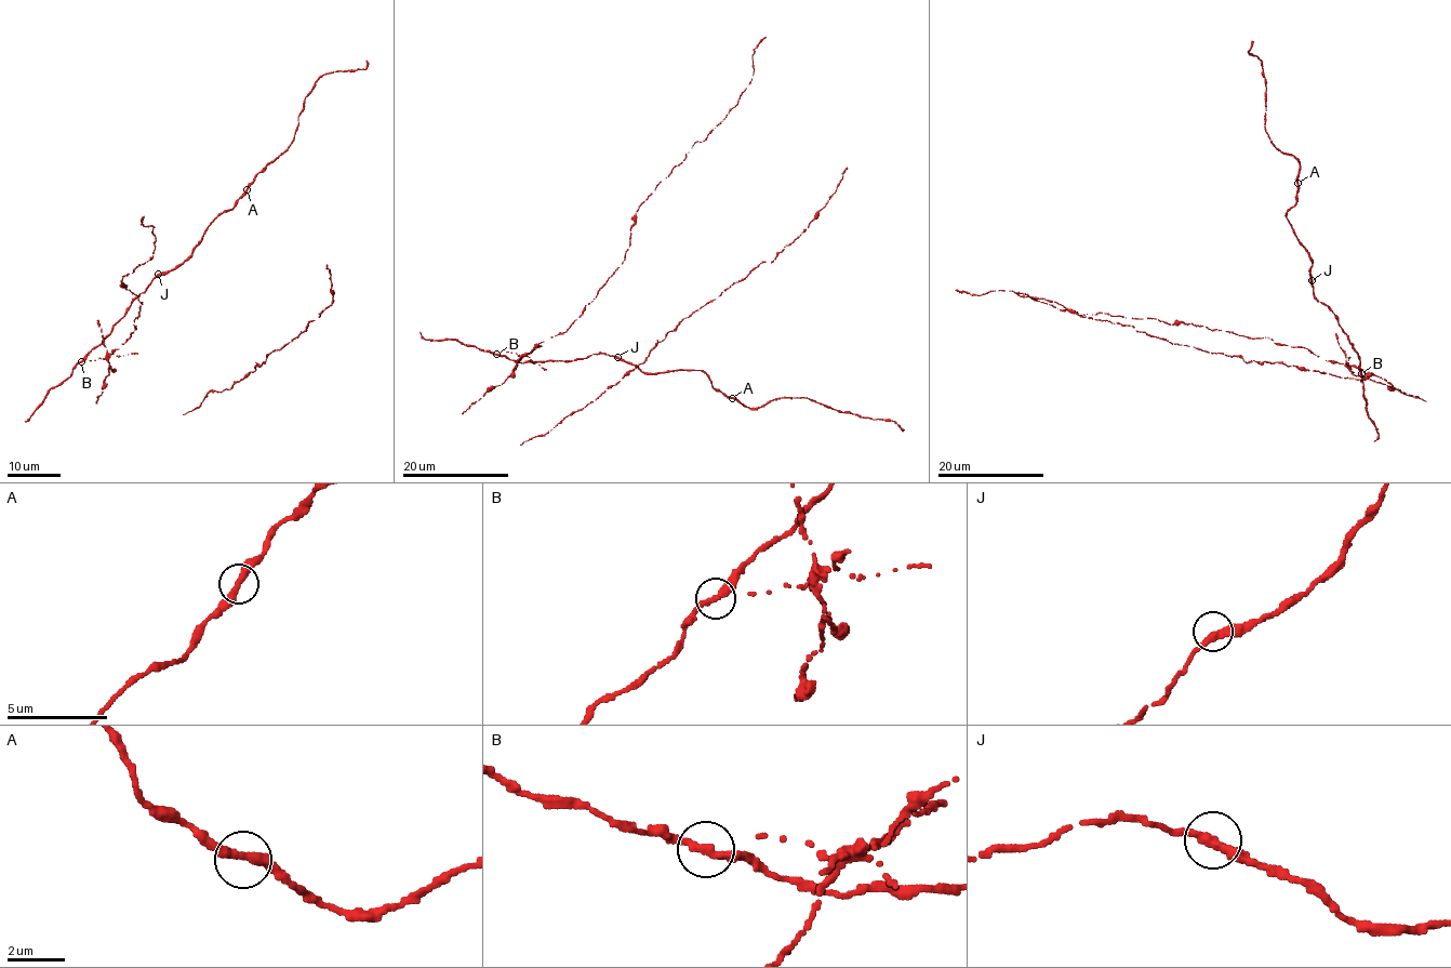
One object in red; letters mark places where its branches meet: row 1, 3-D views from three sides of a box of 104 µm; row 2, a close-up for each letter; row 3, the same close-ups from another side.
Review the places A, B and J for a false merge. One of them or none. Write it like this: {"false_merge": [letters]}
{"false_merge": ["B"]}

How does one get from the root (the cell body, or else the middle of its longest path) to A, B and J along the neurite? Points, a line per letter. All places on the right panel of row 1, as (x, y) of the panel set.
A: (1347, 362), (1352, 371), (1358, 370), (1347, 335), (1315, 295), (1312, 261), (1286, 216), (1298, 183)
B: (1347, 362), (1352, 371), (1359, 371), (1360, 374)
J: (1347, 362), (1352, 371), (1358, 370), (1358, 355), (1332, 312), (1317, 302), (1312, 280)

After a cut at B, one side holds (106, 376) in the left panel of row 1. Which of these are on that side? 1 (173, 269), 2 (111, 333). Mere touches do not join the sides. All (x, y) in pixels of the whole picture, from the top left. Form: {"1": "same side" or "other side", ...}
{"1": "other side", "2": "other side"}

